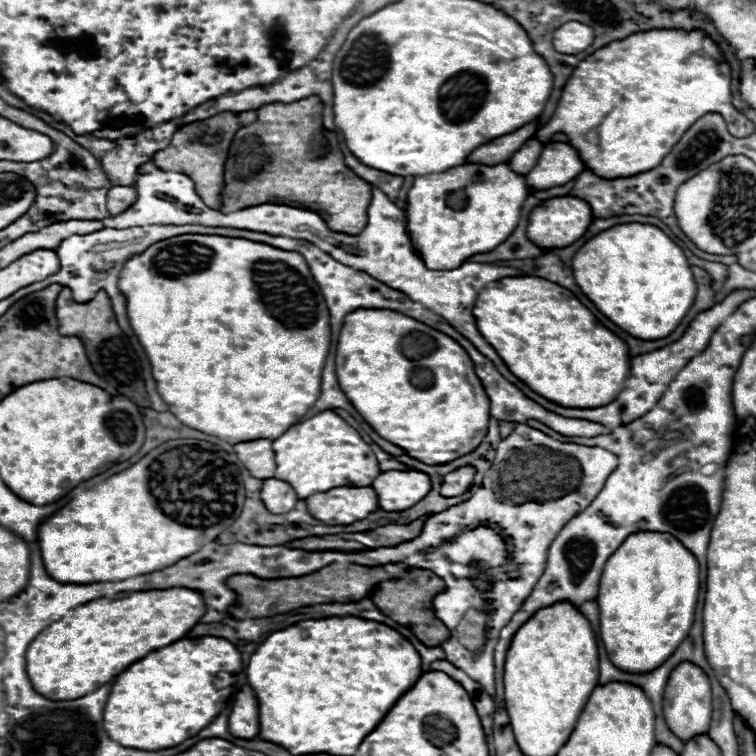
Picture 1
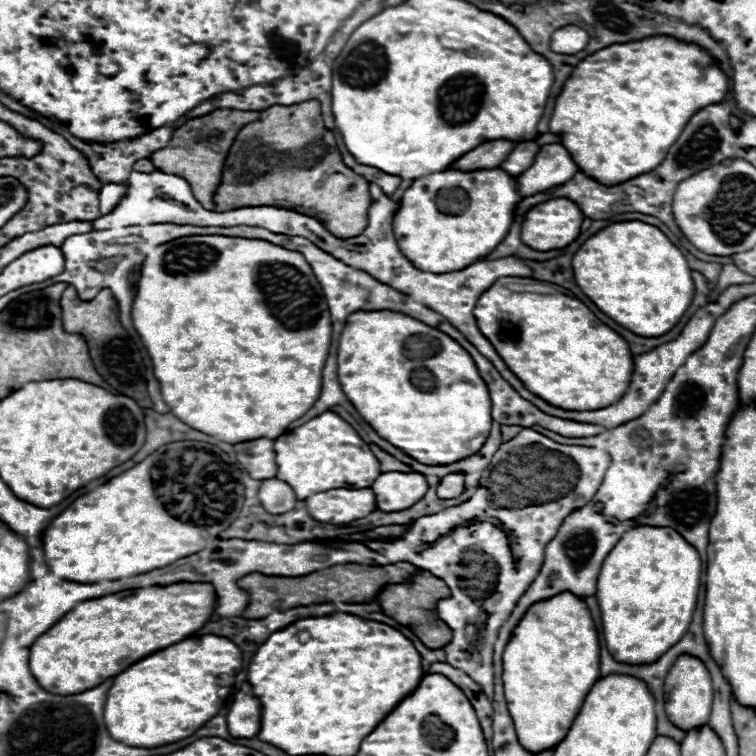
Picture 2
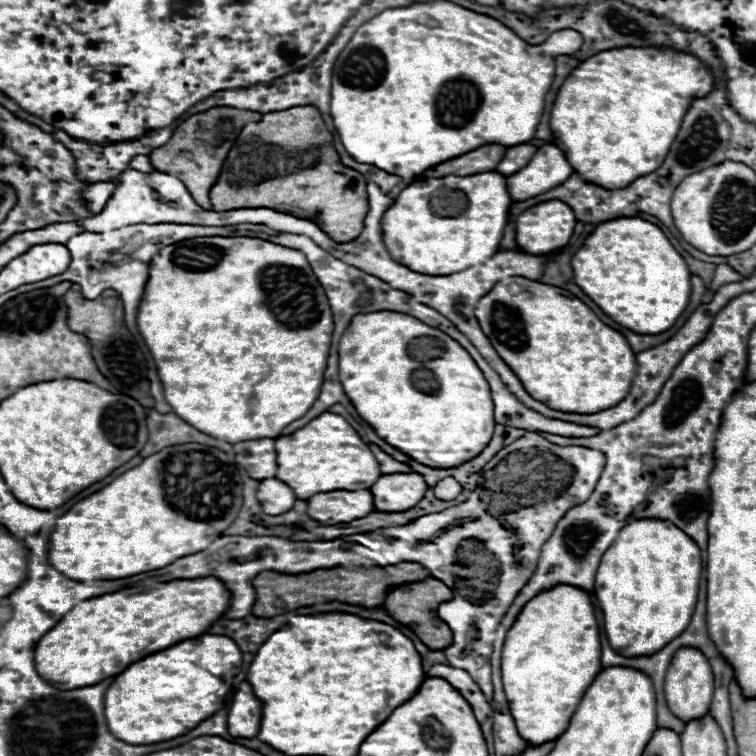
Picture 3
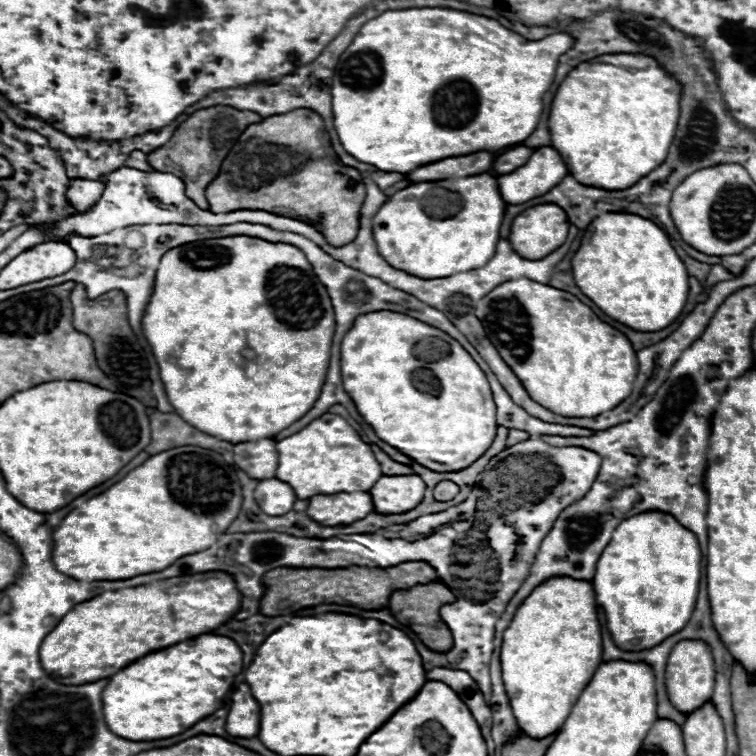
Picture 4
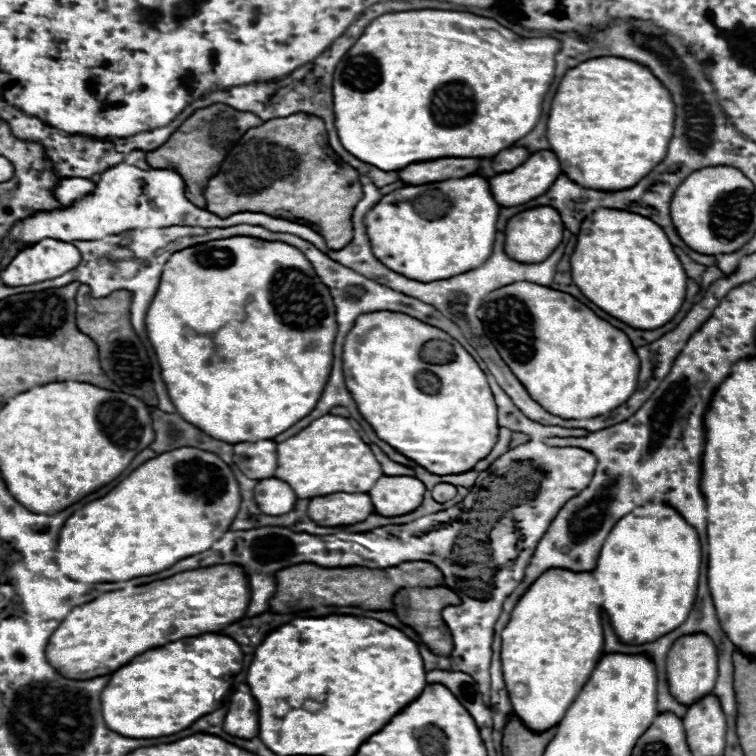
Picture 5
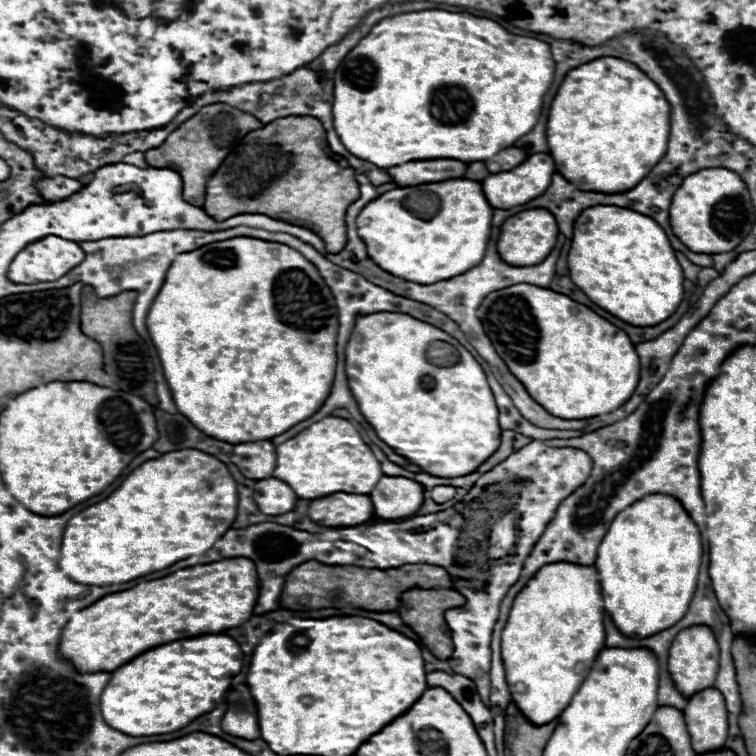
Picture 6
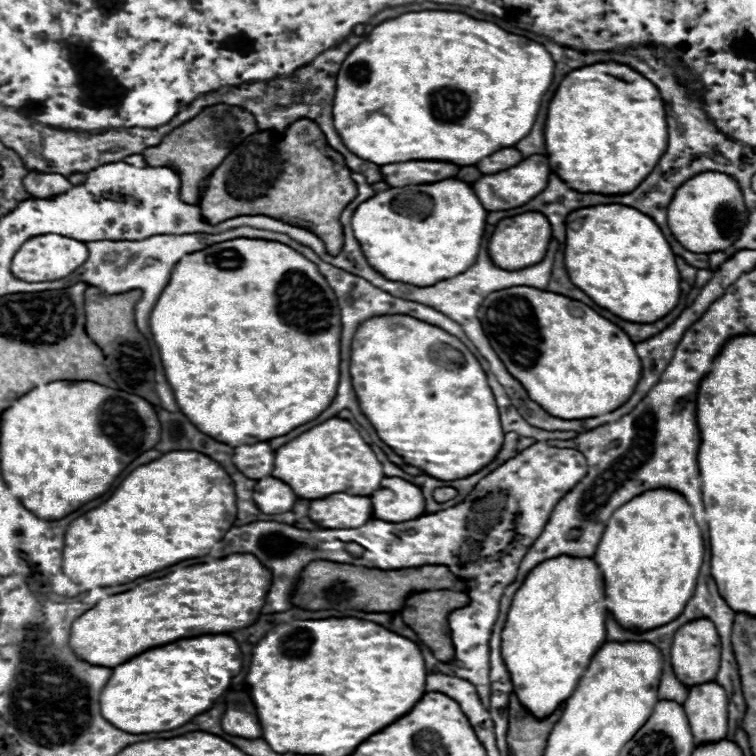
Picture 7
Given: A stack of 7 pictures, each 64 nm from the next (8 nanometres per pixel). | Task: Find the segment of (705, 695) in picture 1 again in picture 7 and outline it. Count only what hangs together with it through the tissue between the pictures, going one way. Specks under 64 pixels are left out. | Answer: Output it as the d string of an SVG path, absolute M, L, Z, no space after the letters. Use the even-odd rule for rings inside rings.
M698 618L694 622L684 624L672 642L672 650L670 650L670 658L672 658L672 668L678 676L678 680L682 684L696 686L696 684L704 684L716 678L718 666L720 666L720 638L716 632L716 626L708 620L708 618Z

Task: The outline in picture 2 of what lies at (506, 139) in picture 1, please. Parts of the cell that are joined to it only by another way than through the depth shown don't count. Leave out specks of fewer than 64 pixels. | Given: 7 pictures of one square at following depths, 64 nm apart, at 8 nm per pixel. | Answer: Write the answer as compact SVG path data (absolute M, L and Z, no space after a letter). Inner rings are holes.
M492 140L492 142L484 142L478 148L474 148L472 152L464 154L460 160L456 160L452 166L448 166L448 170L462 170L462 172L470 172L470 170L486 170L486 168L498 168L498 164L502 164L508 158L508 152L512 152L512 148L516 146L516 142L508 142L508 140Z

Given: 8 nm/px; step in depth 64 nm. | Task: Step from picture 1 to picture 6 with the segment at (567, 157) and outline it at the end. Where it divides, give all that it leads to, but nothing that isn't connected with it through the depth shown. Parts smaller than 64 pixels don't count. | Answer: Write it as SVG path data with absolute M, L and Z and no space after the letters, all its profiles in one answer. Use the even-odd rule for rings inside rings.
M540 152L528 156L520 168L512 168L512 172L500 172L500 176L490 174L480 184L488 204L492 208L506 210L544 194L554 172L552 156Z

